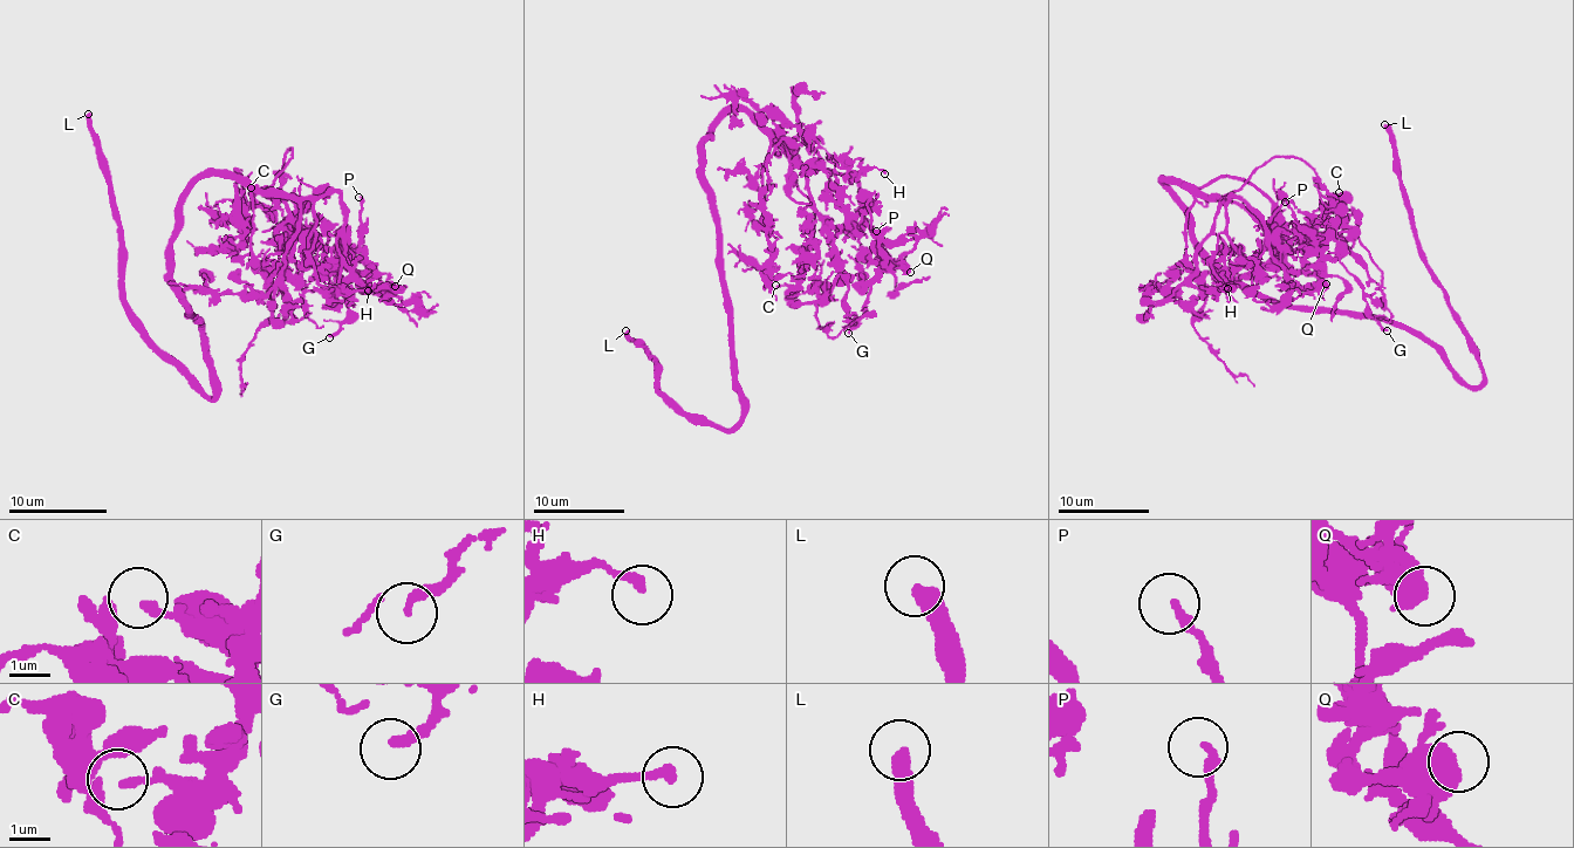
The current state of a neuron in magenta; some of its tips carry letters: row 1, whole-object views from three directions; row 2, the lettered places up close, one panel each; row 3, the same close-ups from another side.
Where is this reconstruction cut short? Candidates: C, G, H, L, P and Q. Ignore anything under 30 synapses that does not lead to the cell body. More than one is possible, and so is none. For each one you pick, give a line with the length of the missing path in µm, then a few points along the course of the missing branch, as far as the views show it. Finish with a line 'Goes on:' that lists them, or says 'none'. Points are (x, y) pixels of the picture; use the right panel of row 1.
L: about 250 µm are missing
Goes on: L

